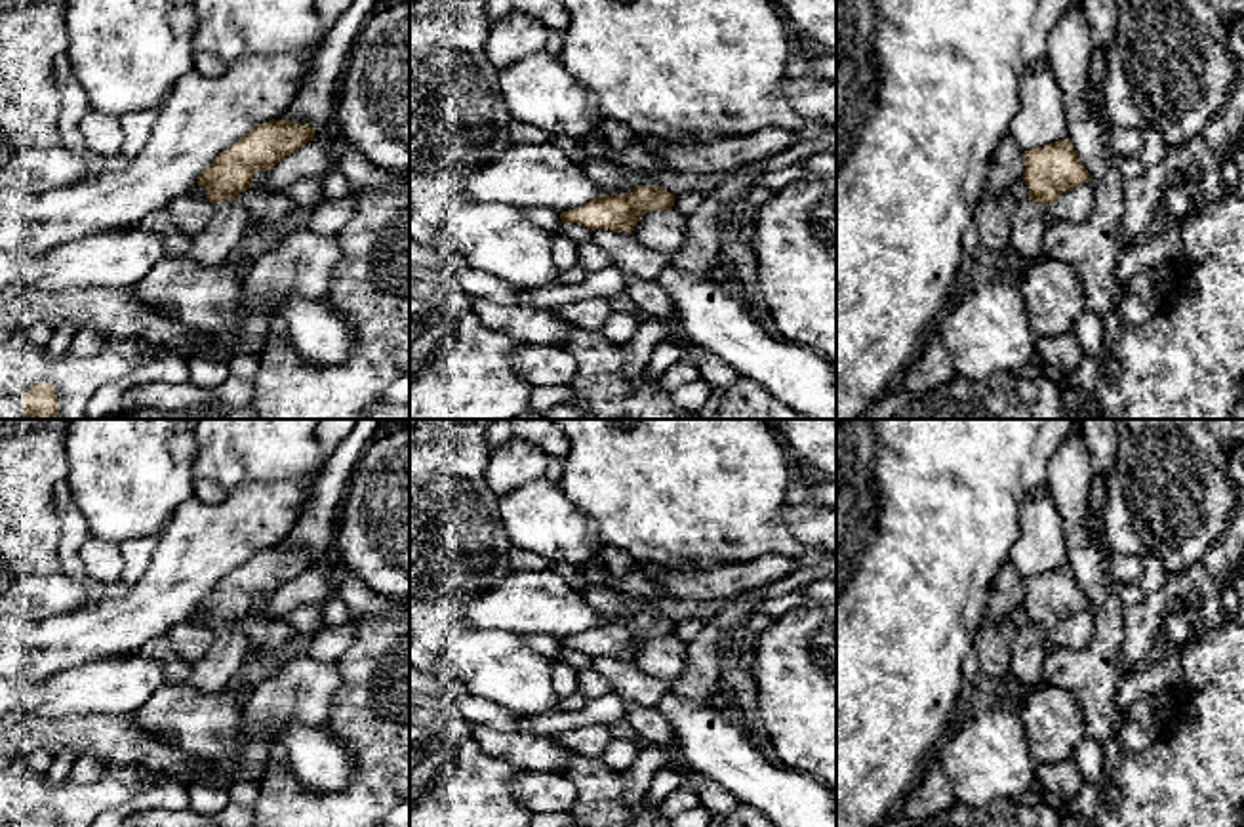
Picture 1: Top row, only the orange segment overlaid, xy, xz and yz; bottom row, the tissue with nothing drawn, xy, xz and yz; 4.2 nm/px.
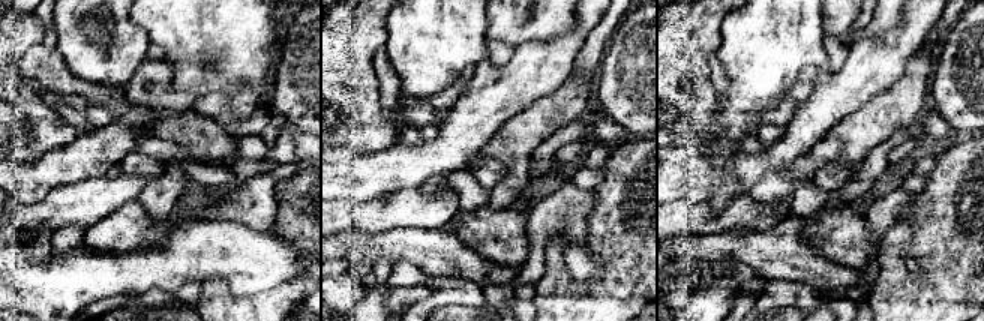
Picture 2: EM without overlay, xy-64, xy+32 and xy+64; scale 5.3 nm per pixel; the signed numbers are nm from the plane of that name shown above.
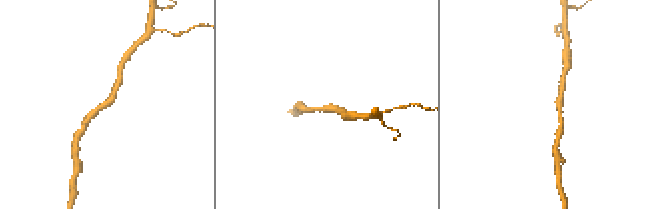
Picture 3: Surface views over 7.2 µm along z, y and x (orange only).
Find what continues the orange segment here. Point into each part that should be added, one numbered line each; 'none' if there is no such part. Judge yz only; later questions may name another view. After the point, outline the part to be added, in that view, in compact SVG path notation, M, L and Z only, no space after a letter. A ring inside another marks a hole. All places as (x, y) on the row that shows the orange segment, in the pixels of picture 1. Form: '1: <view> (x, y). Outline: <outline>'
1: yz (1029, 223). Outline: M1029 196L1017 204L1012 217L1010 252L1021 261L1021 267L1038 261L1044 253L1042 236L1048 229L1046 206Z

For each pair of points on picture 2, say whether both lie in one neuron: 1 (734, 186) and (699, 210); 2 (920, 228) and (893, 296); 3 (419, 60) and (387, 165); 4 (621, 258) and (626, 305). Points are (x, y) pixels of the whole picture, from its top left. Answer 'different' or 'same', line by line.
1: different
2: same
3: different
4: same

